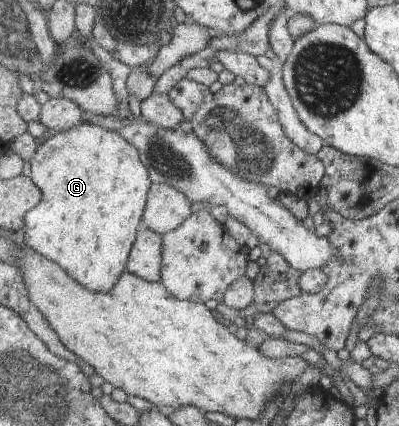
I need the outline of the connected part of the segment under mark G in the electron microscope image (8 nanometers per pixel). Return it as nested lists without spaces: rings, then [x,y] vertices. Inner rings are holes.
[[[90,122],[81,123],[73,129],[58,132],[39,146],[31,161],[31,177],[43,191],[43,199],[25,215],[25,227],[20,237],[24,244],[63,267],[83,287],[111,291],[121,273],[128,269],[153,185],[140,151],[124,131],[106,129]]]

